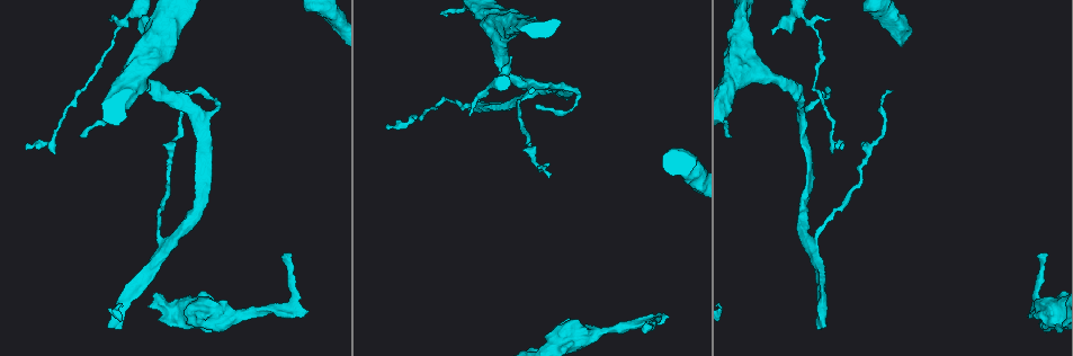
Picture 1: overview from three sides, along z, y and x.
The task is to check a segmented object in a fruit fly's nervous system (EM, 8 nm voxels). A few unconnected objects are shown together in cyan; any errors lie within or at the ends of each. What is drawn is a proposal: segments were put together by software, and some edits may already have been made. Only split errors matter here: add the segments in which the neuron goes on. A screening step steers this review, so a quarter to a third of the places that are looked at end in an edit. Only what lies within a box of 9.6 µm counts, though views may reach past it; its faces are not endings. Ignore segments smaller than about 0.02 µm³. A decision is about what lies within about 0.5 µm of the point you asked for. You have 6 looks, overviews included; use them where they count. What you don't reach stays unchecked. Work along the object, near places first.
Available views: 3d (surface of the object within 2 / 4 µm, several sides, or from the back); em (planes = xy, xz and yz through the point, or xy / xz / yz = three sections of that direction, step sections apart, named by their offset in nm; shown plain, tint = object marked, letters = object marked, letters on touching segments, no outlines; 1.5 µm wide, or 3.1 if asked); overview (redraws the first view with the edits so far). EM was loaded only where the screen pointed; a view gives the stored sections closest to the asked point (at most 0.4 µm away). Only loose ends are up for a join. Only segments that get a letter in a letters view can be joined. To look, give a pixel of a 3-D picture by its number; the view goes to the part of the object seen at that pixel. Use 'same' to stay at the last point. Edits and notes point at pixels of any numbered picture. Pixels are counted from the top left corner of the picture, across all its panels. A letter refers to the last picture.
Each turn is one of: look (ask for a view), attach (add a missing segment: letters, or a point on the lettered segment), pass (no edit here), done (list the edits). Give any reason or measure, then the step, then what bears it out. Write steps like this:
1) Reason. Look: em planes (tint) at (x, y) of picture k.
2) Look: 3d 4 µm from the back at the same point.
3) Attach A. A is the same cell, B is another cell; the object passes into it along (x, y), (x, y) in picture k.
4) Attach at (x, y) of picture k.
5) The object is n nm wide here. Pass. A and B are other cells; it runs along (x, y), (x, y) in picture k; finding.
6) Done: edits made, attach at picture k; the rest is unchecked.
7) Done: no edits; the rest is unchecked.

An open end. Look: 3d 4 µm from the back at (824, 327) of picture 1.

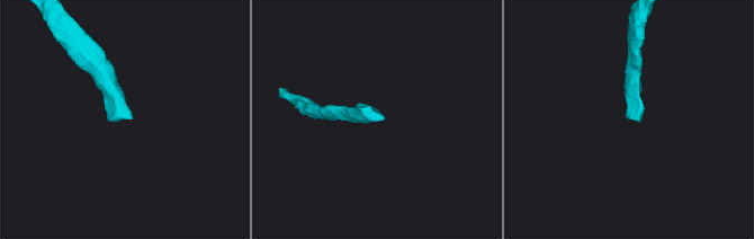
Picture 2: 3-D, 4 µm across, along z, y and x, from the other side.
Look: em xy step 4 (letters) at (130, 118) of picture 2.

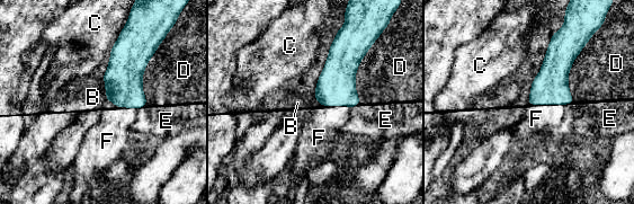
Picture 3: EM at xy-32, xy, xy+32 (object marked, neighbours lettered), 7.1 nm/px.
The longest contact is with D, 400 nm. Attach F. F is the same cell, B, C, D and E are other cells; the object passes into it along (550, 87), (546, 104), (536, 118) in picture 3; it goes on there.

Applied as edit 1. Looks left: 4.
An open end. Look: em xz step 4 (tint) at (1029, 310) of picture 1.

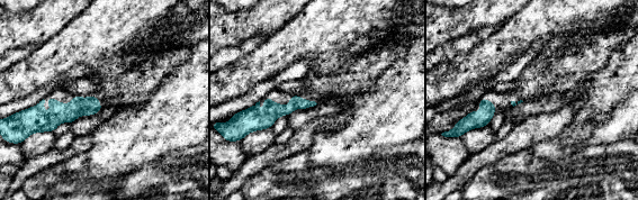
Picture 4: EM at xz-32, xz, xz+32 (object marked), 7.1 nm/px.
Another direction. Look: em planes (letters) at the same point.

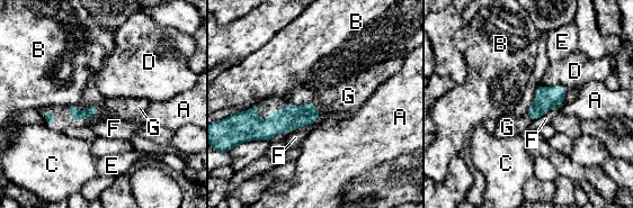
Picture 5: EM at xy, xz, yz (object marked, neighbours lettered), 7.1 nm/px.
Attach G. G is the same cell, A, B, C, D, E and F are other cells; the object passes into it along (74, 112), (87, 118), (119, 108) in picture 5; the neuron continues.

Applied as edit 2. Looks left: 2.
Done: edits made, attach at picture 3, attach at picture 5; the rest is unchecked.

